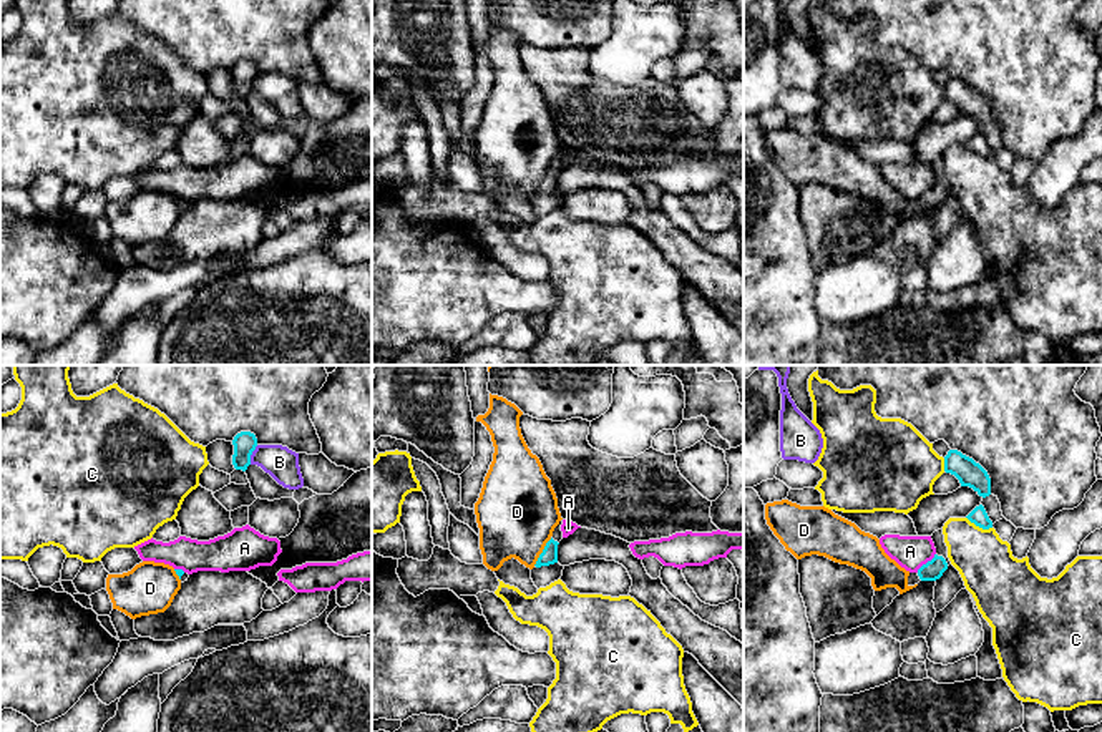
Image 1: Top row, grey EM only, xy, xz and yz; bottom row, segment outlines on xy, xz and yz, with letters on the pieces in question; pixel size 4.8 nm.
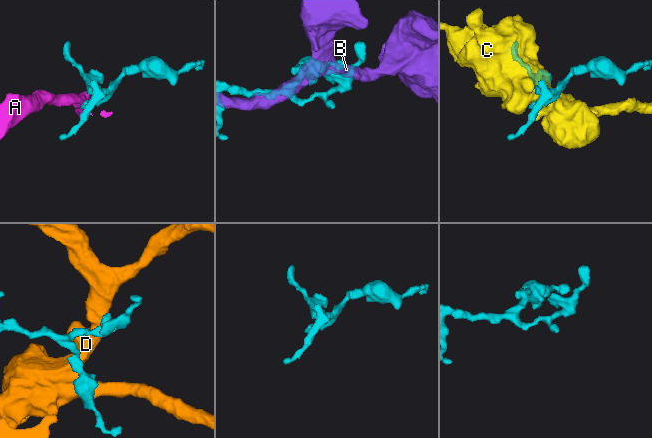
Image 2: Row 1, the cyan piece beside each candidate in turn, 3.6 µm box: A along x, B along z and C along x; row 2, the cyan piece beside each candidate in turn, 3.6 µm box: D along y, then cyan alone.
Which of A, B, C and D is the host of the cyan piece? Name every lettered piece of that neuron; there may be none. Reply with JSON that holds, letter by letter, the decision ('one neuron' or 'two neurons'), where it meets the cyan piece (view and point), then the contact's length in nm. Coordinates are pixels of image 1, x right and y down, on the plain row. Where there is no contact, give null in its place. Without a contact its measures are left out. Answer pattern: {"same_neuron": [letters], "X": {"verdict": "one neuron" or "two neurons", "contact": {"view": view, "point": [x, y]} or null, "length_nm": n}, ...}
{"same_neuron": [], "A": {"verdict": "two neurons", "contact": {"view": "yz", "point": [928, 190]}, "length_nm": 130}, "B": {"verdict": "two neurons", "contact": {"view": "xy", "point": [251, 82]}, "length_nm": 100}, "C": {"verdict": "two neurons", "contact": {"view": "yz", "point": [980, 155]}, "length_nm": 140}, "D": {"verdict": "two neurons", "contact": {"view": "xz", "point": [543, 180]}, "length_nm": 160}}

